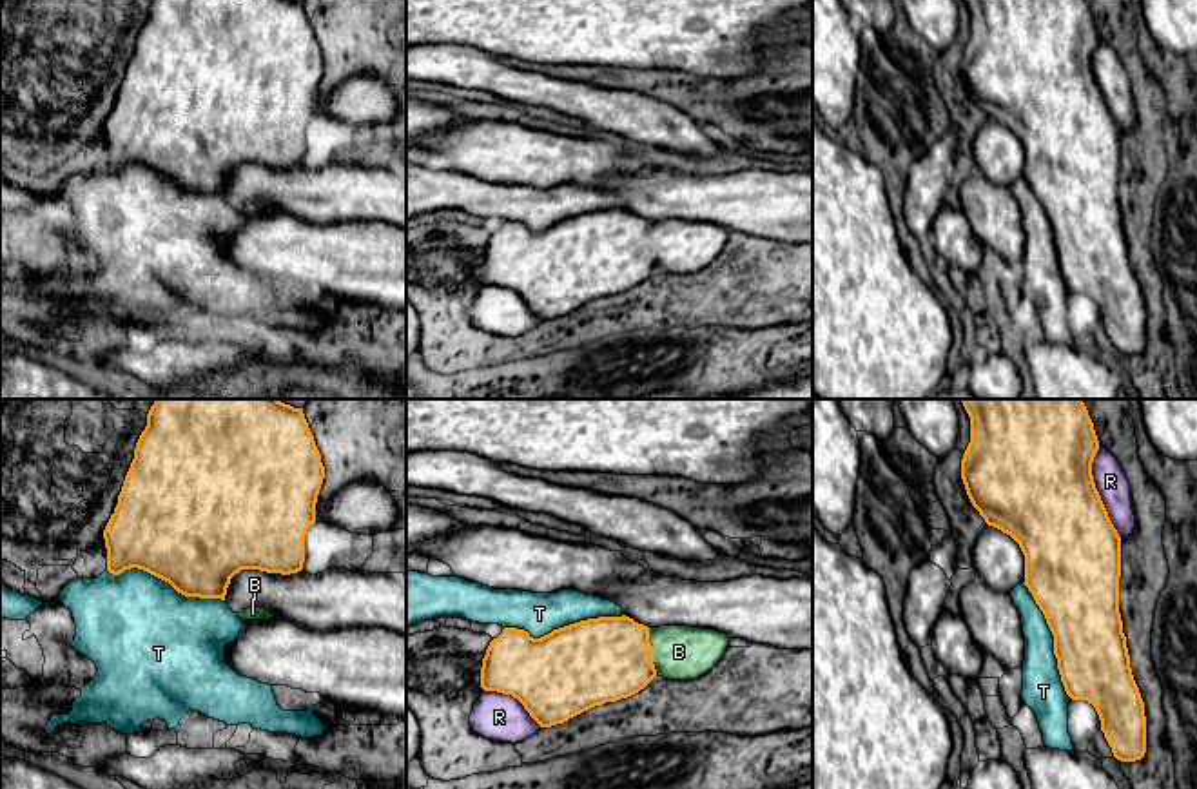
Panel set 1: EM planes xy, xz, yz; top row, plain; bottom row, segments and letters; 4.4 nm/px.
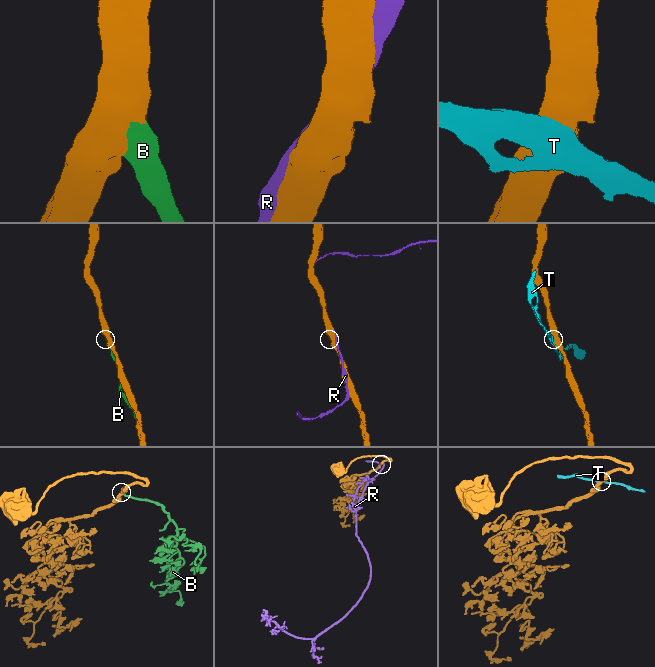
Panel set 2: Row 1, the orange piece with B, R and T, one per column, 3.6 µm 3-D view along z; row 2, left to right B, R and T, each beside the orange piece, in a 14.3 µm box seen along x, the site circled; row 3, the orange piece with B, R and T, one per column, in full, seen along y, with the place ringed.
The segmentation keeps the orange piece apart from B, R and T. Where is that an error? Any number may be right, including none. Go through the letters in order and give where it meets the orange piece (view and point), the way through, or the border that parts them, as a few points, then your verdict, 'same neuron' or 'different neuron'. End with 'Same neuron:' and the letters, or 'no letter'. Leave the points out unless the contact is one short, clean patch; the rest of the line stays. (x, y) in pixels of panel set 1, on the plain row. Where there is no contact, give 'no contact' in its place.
B: meets orange in xz at (652, 245); same neuron
R: meets orange in yz at (1098, 86); different neuron
T: meets orange in xz at (564, 220); different neuron
Same neuron: B

